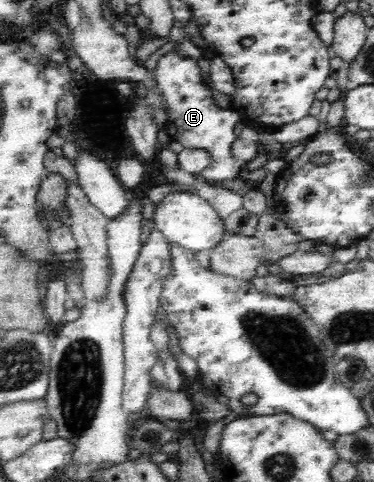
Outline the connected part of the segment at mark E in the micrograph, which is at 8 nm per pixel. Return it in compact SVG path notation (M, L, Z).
M176 50L163 55L156 66L155 79L165 97L167 105L166 125L163 127L164 136L169 139L178 137L187 148L205 148L211 154L211 163L199 175L205 182L220 184L239 177L245 168L245 162L235 158L232 144L236 139L235 124L244 121L237 109L220 108L212 96L211 84L201 75L197 60L185 57Z

